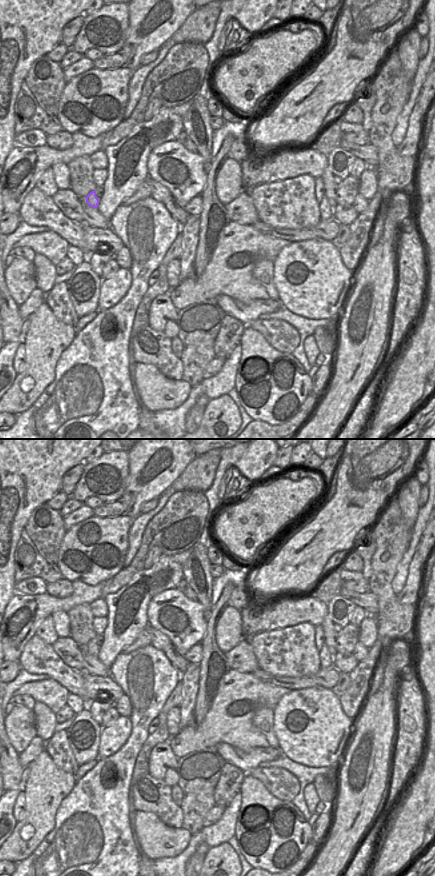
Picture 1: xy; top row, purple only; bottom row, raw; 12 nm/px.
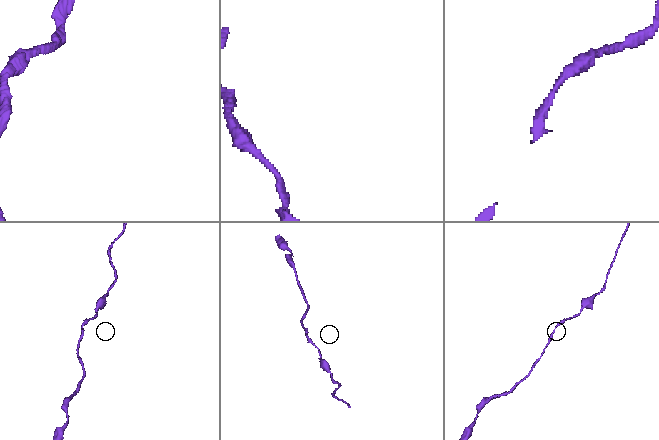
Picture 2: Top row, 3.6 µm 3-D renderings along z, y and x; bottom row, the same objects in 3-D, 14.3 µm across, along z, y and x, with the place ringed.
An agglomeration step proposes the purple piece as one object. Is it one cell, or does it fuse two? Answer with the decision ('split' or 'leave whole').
leave whole

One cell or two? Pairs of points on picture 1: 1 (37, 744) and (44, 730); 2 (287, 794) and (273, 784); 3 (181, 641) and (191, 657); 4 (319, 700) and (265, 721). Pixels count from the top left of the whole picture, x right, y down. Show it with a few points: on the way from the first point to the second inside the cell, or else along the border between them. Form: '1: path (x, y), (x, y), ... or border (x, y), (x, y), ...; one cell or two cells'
1: border (37, 735), (44, 741); two cells
2: path (284, 791), (276, 784); one cell
3: border (199, 642), (195, 643), (183, 655); two cells
4: border (272, 710), (272, 730), (278, 741); two cells

